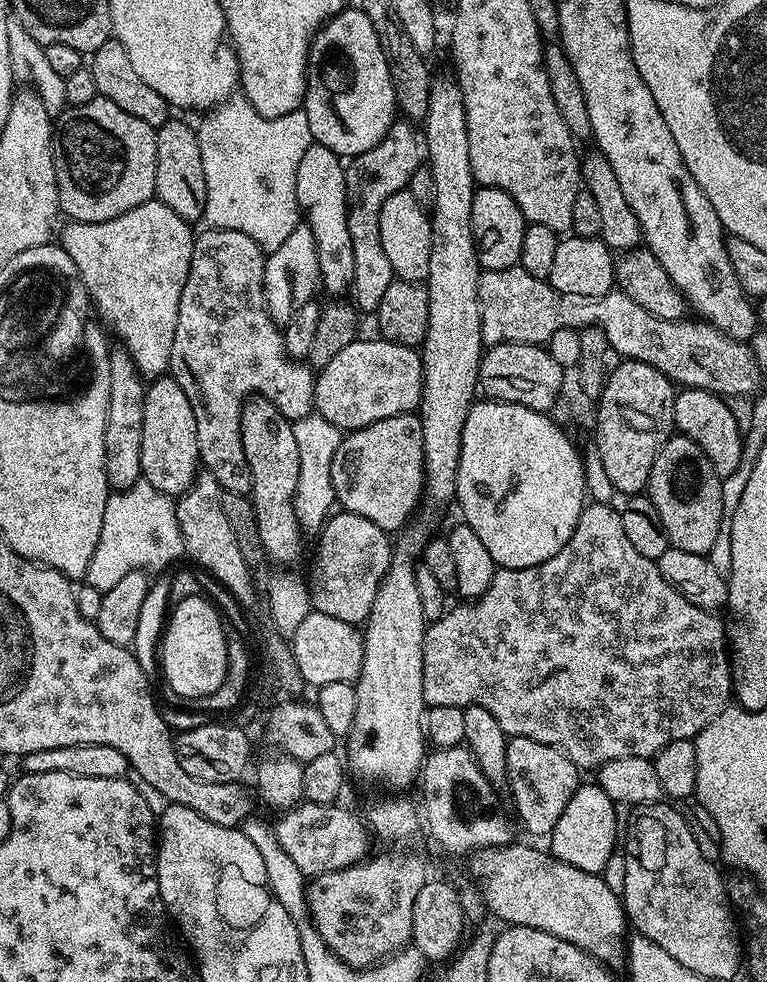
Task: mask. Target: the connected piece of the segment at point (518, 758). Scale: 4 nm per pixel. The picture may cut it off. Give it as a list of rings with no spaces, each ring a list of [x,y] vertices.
[[[514,736],[509,739],[506,750],[506,788],[512,791],[512,804],[520,824],[532,836],[551,837],[554,825],[566,802],[575,794],[582,783],[576,763],[565,752],[554,746],[534,742],[534,738]]]

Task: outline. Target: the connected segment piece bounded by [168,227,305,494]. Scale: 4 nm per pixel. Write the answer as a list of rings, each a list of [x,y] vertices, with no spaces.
[[[209,227],[207,231],[201,236],[199,233],[192,241],[192,261],[178,302],[178,330],[174,330],[168,367],[186,398],[190,398],[194,422],[198,426],[198,450],[203,471],[214,474],[223,491],[248,494],[252,490],[252,479],[240,433],[245,399],[268,390],[264,388],[280,388],[284,380],[302,379],[305,365],[299,359],[290,359],[281,325],[275,324],[268,313],[264,301],[264,249],[254,242],[254,238],[238,230]]]

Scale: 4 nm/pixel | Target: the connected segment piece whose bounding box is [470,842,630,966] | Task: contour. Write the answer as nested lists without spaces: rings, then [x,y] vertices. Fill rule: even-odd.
[[[509,842],[499,848],[481,848],[471,853],[470,861],[472,860],[472,872],[476,875],[476,884],[478,889],[478,895],[482,901],[483,907],[488,908],[495,919],[503,922],[508,926],[530,926],[534,930],[546,930],[546,934],[554,934],[554,938],[562,938],[562,942],[570,942],[574,946],[578,946],[583,952],[588,952],[596,960],[600,961],[605,966],[613,966],[625,959],[626,956],[626,935],[624,931],[630,928],[630,923],[625,916],[624,905],[621,897],[618,895],[617,889],[611,888],[603,879],[603,875],[595,872],[587,872],[586,870],[578,870],[578,866],[570,866],[566,862],[562,862],[558,857],[552,855],[551,851],[545,850],[544,852],[540,848],[531,848],[528,844],[516,844],[517,842]]]

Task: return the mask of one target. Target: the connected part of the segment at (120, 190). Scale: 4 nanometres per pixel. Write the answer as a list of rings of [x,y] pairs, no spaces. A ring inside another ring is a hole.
[[[97,94],[82,106],[68,106],[59,113],[54,124],[55,136],[52,141],[54,166],[58,182],[60,211],[69,221],[89,224],[106,222],[118,218],[134,206],[142,206],[156,194],[156,129],[146,122],[126,114],[126,110],[114,106],[106,97]]]

